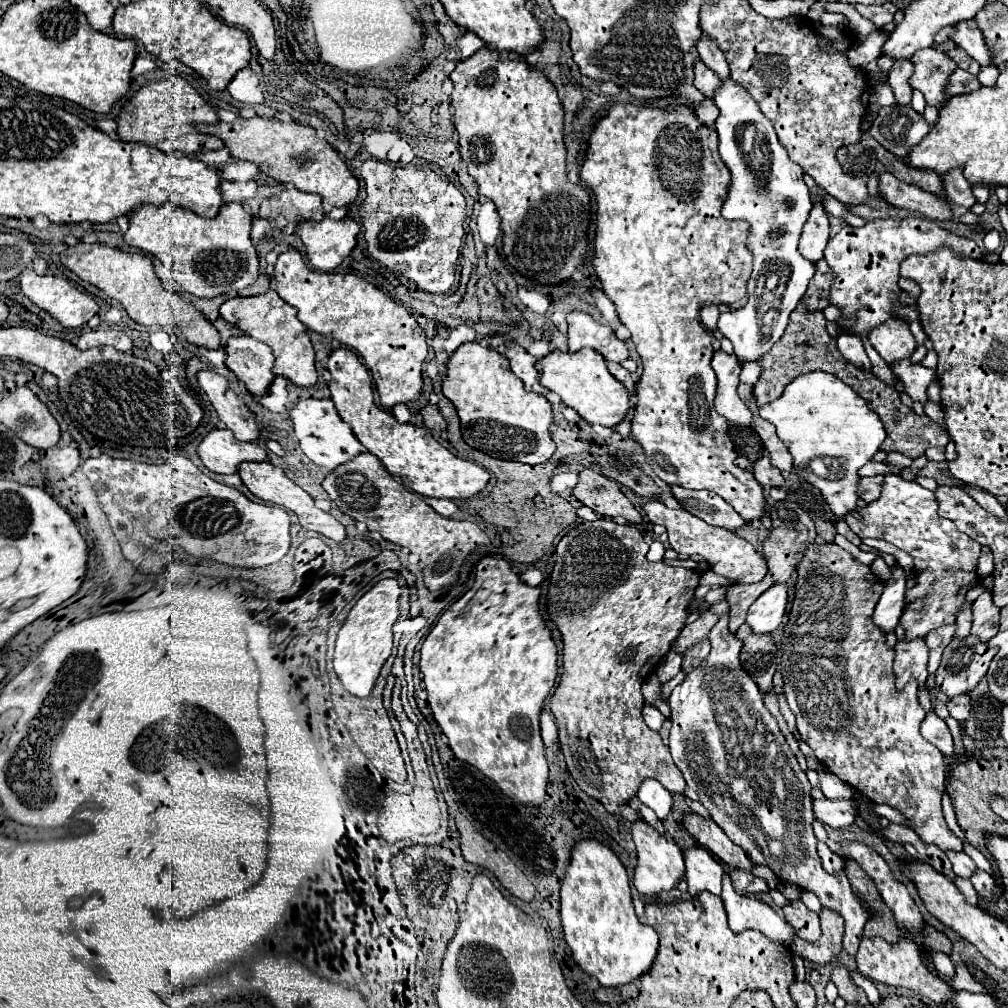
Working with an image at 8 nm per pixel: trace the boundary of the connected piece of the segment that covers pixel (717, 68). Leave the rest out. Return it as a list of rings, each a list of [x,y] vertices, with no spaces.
[[[702,32],[696,48],[698,48],[698,54],[700,54],[702,62],[704,62],[708,68],[712,68],[712,70],[718,74],[718,78],[728,78],[728,76],[730,76],[730,70],[728,70],[728,64],[726,64],[726,60],[724,60],[722,50],[718,48],[718,44],[716,44],[706,32]]]

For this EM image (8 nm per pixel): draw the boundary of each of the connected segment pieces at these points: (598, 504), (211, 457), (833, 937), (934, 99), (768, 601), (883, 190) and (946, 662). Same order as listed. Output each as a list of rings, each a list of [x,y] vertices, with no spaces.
[[[584,468],[578,474],[578,484],[572,488],[572,496],[604,518],[622,516],[628,524],[642,524],[640,512],[622,494],[620,486],[596,470]]]
[[[212,430],[198,446],[204,466],[216,474],[234,474],[244,460],[264,462],[268,452],[258,444],[240,442],[230,430]]]
[[[822,908],[818,916],[820,916],[820,926],[822,926],[820,938],[816,942],[804,942],[800,938],[794,938],[790,950],[808,962],[828,964],[842,950],[844,918],[836,910],[830,910],[830,908]]]
[[[928,48],[928,50],[918,50],[912,56],[912,66],[914,74],[910,76],[908,84],[914,90],[920,90],[926,98],[926,104],[942,110],[948,104],[948,78],[956,70],[956,64],[948,58],[946,52]]]
[[[774,584],[774,586],[770,586],[750,606],[748,616],[746,616],[746,624],[756,634],[768,634],[768,632],[772,632],[782,622],[782,616],[784,616],[784,610],[786,610],[786,602],[788,602],[786,584]]]
[[[888,170],[878,172],[878,192],[888,204],[922,214],[930,220],[950,220],[952,218],[952,212],[946,200],[940,200],[934,194],[920,190],[918,186],[900,182]]]
[[[968,634],[964,638],[954,638],[942,654],[942,662],[936,670],[936,688],[948,698],[966,694],[980,678],[996,656],[996,648],[990,648],[978,636]]]

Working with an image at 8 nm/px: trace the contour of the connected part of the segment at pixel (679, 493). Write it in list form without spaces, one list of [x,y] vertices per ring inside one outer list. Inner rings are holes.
[[[670,486],[670,488],[674,498],[680,502],[680,506],[690,514],[694,514],[696,518],[704,520],[706,524],[722,526],[732,532],[744,526],[740,514],[736,514],[736,510],[728,502],[724,502],[724,498],[720,498],[718,494],[712,494],[708,490],[700,490],[700,492],[686,490],[682,486]]]

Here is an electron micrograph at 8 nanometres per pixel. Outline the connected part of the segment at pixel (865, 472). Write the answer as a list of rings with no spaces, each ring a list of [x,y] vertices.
[[[868,462],[866,466],[862,466],[862,468],[858,470],[858,476],[874,476],[874,474],[886,474],[886,472],[896,472],[896,474],[900,474],[902,470],[898,470],[896,466],[884,464],[884,462]]]

